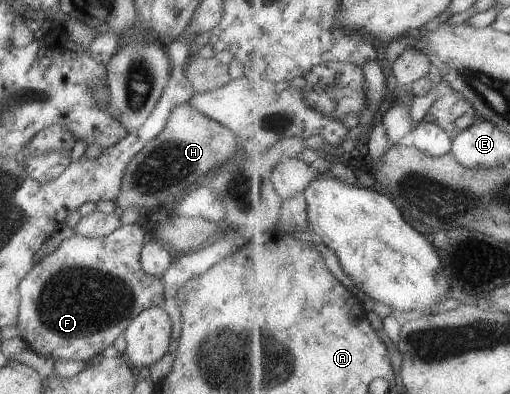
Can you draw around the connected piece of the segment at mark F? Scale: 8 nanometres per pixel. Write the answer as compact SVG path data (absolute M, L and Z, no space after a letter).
M138 224L122 225L112 234L89 237L75 233L51 254L47 254L21 280L18 287L20 306L18 327L21 337L35 353L47 359L93 361L126 332L143 310L164 305L164 283L161 277L143 270L140 255L145 245L145 230Z

